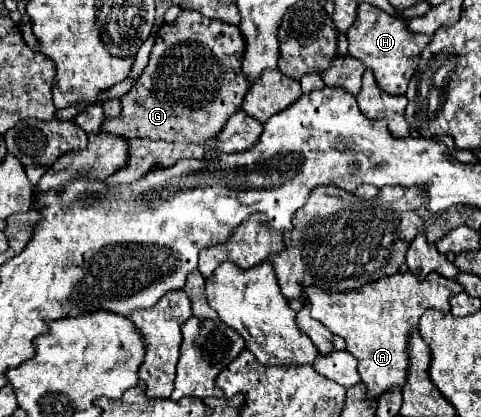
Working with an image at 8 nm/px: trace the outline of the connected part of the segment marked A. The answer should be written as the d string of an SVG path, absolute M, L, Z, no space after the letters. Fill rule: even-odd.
M411 271L381 277L355 291L329 293L317 287L303 287L303 295L311 307L311 317L321 321L333 335L341 335L347 351L357 359L357 371L367 387L369 399L377 399L389 387L403 387L407 375L407 339L409 329L419 325L419 317L427 309L449 313L453 289L449 281L419 281Z

